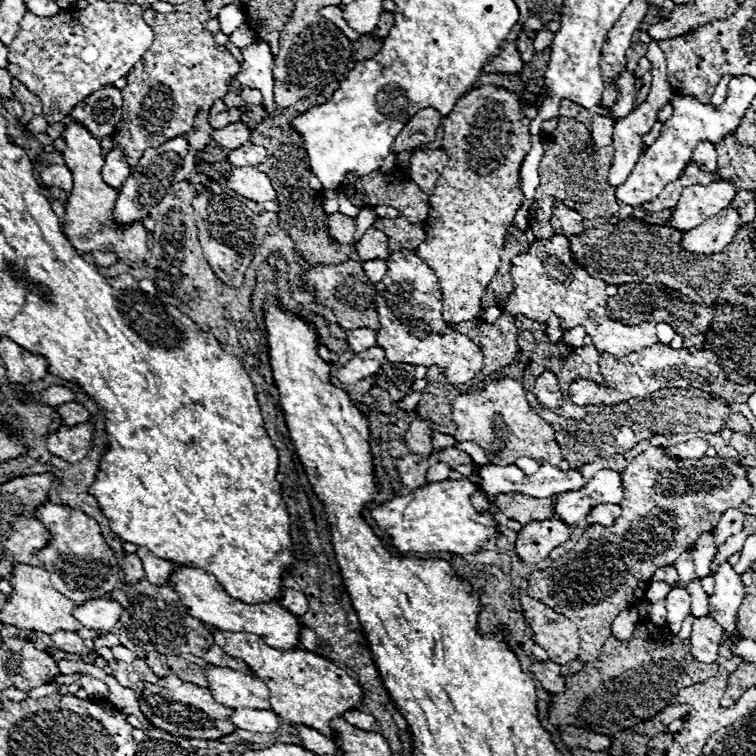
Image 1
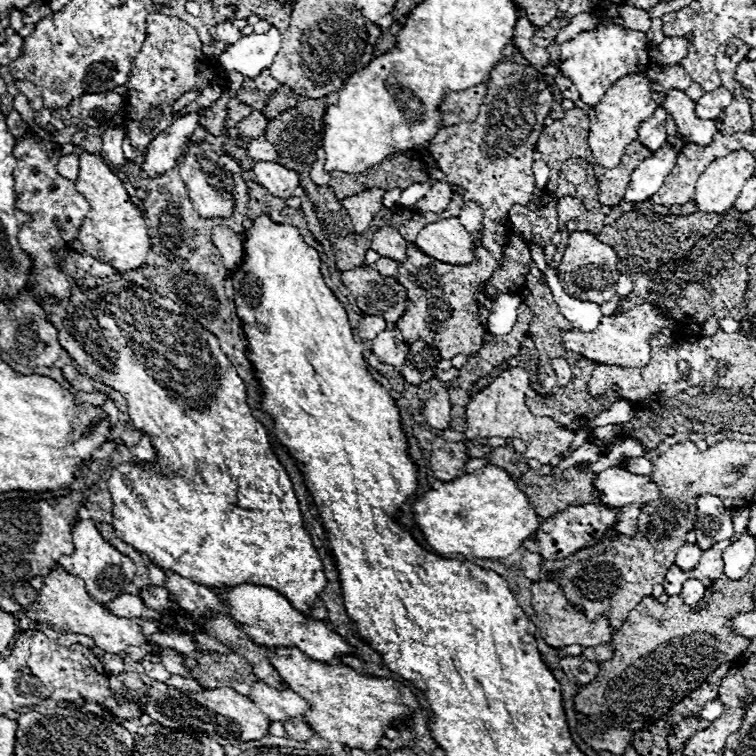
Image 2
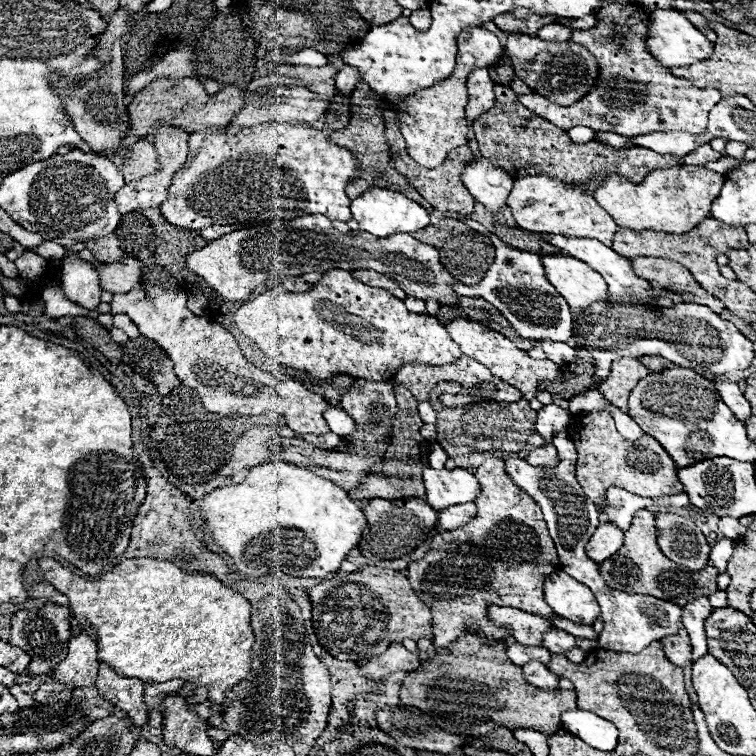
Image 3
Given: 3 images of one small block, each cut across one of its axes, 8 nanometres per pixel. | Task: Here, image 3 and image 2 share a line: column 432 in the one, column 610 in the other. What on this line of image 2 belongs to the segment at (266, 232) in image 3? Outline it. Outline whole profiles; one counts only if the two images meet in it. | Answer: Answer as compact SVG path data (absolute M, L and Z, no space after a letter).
M570 232L570 242L564 250L564 258L560 266L556 268L556 274L568 296L576 296L576 300L604 304L616 294L616 280L620 276L620 272L616 270L616 262L618 262L616 252L608 244L598 242L594 234Z

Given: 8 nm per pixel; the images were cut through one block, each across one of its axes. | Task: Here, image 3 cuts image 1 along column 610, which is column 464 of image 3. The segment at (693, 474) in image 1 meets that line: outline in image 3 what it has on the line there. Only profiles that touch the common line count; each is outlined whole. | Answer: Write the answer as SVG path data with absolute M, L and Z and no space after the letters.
M490 456L484 460L476 470L476 478L480 484L482 494L474 500L478 508L478 516L474 516L472 522L468 522L462 528L440 532L432 538L430 550L424 554L424 558L410 562L406 572L408 580L418 592L418 596L430 606L432 612L432 632L434 632L434 644L436 646L448 646L458 636L466 636L466 626L474 624L488 636L496 640L504 640L508 634L506 628L496 628L486 618L486 606L488 604L500 604L500 606L512 606L518 610L526 610L538 616L556 616L550 606L544 602L542 586L544 578L560 568L560 560L556 558L554 542L548 534L546 522L542 518L542 512L538 504L526 496L520 488L512 484L512 480L504 472L504 460Z

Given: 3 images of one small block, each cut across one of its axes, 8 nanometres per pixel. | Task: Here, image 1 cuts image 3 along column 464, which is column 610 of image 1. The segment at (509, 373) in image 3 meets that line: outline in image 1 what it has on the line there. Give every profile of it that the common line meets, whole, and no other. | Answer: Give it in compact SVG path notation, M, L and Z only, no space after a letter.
M556 234L550 240L534 240L530 242L528 250L512 258L512 284L514 292L508 296L504 304L506 314L524 314L530 320L546 322L550 314L560 318L560 328L576 328L578 324L584 326L586 334L592 338L592 346L602 354L612 354L616 358L628 356L636 350L650 348L658 342L656 326L652 322L642 322L636 326L624 326L608 318L606 308L606 282L590 278L582 268L578 268L570 254L570 242L566 236Z

